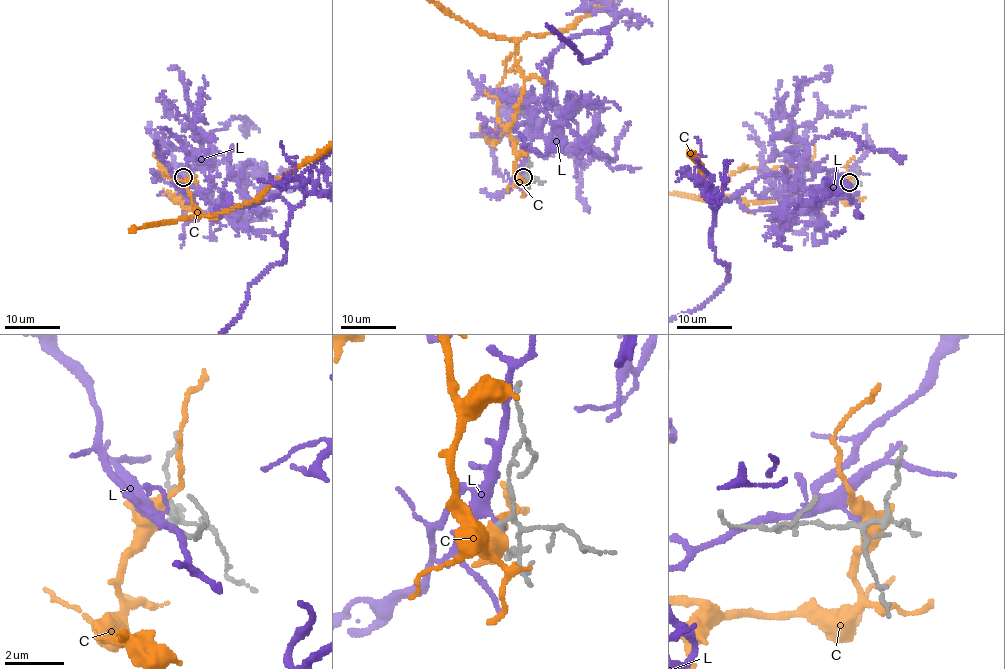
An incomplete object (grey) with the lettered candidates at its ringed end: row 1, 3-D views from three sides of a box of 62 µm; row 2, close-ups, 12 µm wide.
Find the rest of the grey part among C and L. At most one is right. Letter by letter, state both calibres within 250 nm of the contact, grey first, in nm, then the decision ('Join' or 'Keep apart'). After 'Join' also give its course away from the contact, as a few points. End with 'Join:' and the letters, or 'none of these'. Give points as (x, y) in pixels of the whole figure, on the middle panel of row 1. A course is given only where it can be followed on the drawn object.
C: Thickness 100 nm (grey) against 460 nm. Keep apart
L: Thickness 100 nm (grey) against 280 nm. Keep apart
Join: none of these

